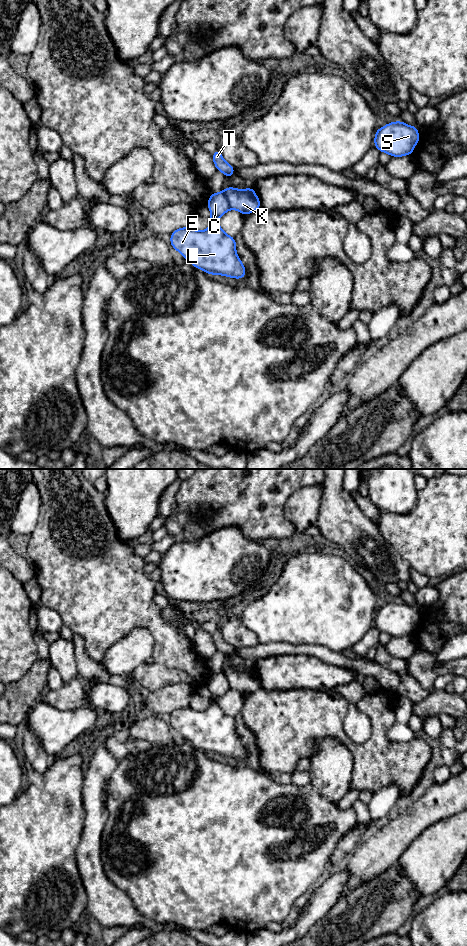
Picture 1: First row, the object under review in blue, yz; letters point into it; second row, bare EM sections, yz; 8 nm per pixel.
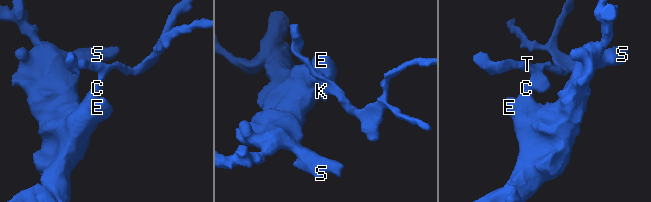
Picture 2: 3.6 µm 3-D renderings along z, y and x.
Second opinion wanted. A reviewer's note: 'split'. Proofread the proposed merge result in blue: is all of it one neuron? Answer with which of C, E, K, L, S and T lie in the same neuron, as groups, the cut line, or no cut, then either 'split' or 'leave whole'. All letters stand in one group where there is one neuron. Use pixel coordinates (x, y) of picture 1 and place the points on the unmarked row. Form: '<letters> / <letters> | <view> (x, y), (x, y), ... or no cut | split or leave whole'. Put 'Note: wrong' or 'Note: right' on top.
Note: right
C E L S / K T | yz (222, 671), (230, 688) | split

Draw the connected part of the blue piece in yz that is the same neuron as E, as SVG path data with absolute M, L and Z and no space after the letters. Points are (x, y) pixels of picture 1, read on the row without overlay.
M212 673L208 678L207 686L211 693L210 705L206 710L197 711L190 706L176 709L170 715L170 724L186 741L195 748L201 749L210 755L223 755L235 759L246 757L246 748L236 732L236 720L227 715L217 703L217 699L230 690L230 685L225 673Z

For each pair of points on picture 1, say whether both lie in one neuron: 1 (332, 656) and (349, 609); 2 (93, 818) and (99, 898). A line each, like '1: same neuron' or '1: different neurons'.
1: different neurons
2: same neuron

